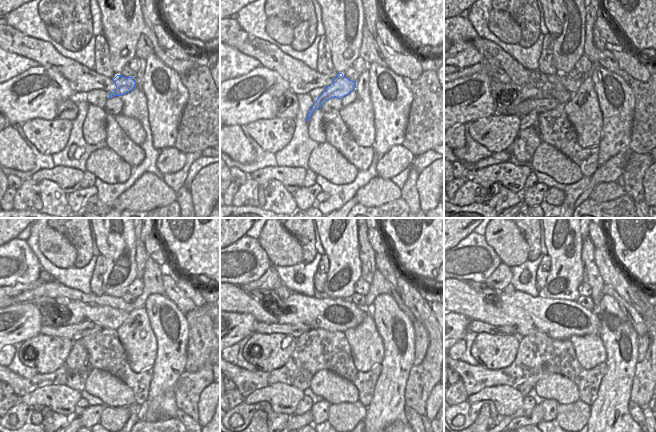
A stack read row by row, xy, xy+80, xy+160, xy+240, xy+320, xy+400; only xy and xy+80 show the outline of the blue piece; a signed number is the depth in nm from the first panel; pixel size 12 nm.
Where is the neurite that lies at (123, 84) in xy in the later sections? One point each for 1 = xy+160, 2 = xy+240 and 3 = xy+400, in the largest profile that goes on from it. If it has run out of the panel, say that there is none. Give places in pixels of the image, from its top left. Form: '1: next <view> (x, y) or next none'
1: next xy+160 (527, 140)
2: next xy+240 (77, 365)
3: next xy+400 (524, 388)

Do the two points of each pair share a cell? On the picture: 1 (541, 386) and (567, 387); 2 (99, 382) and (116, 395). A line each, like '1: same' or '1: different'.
1: same
2: same

